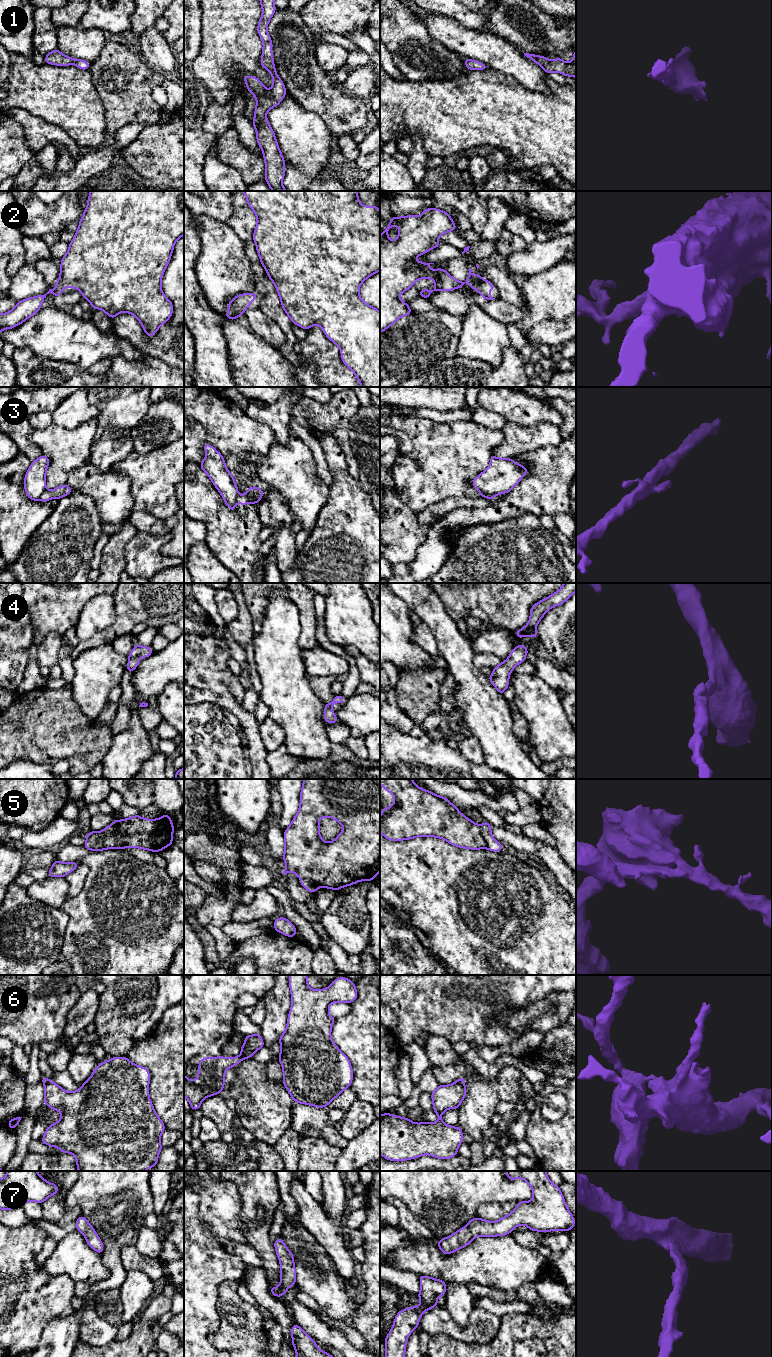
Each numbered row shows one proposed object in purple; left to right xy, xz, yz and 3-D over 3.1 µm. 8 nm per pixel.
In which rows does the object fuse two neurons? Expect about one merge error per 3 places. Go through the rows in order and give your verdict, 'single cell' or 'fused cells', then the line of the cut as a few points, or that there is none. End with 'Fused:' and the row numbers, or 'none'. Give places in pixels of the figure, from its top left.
1: single cell; cut none
2: single cell; cut none
3: fused cells; cut xy (46, 490), (40, 497)
4: single cell; cut none
5: fused cells; cut xy (117, 820), (111, 832), (101, 833)
6: fused cells; cut xz (241, 1054), (244, 1058)
7: single cell; cut none
Fused: 3, 5, 6

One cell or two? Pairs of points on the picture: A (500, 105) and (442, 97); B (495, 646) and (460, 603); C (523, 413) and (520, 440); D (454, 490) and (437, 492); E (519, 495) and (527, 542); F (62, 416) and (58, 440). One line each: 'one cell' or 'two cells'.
A: one cell
B: two cells
C: two cells
D: one cell
E: two cells
F: two cells

